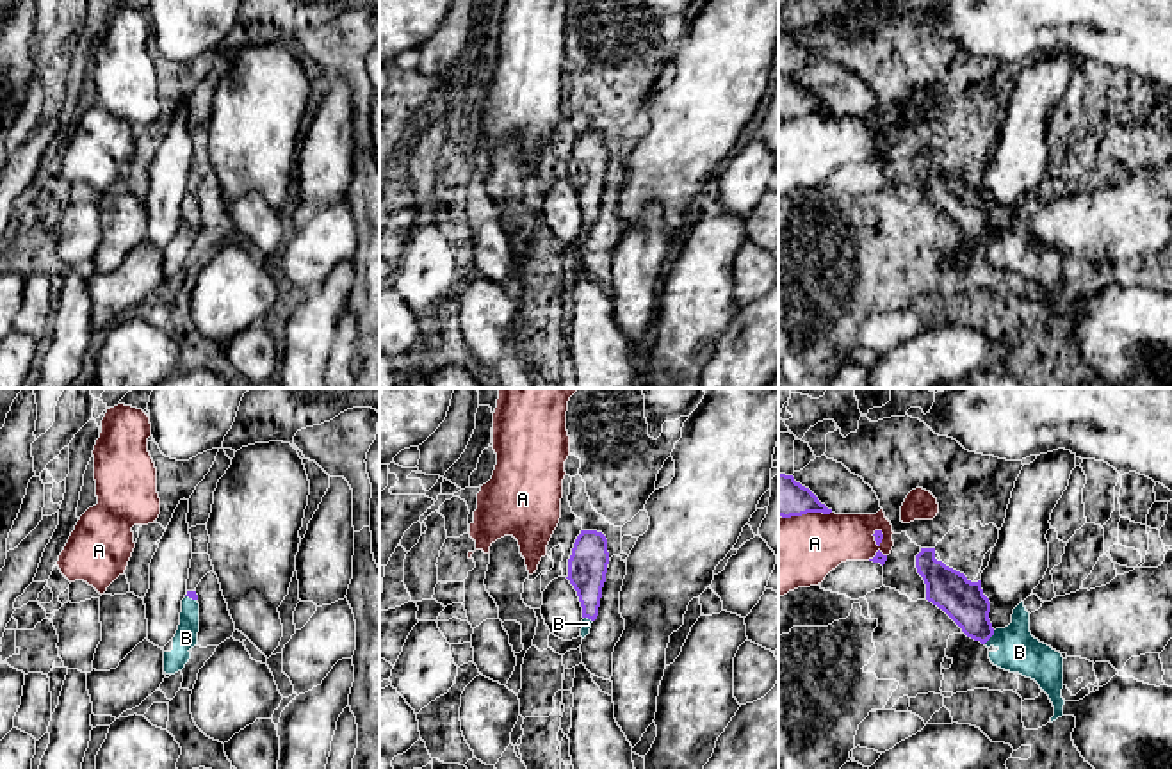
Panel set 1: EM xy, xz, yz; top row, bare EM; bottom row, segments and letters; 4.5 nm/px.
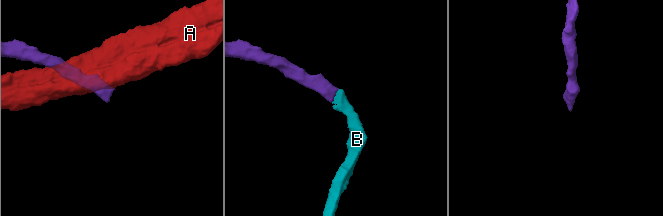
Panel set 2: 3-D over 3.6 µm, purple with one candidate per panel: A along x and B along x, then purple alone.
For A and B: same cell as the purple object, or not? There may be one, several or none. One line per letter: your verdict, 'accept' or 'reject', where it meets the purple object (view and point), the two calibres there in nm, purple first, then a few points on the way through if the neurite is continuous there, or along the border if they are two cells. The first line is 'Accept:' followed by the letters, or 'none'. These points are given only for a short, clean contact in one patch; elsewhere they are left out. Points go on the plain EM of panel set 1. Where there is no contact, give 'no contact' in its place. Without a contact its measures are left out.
Accept: B
A: reject | yz (878, 146) | 50/240 nm
B: accept | yz (989, 239) | 190/190 nm | across yz (962, 202), (989, 239), (1003, 239), (1019, 253)

